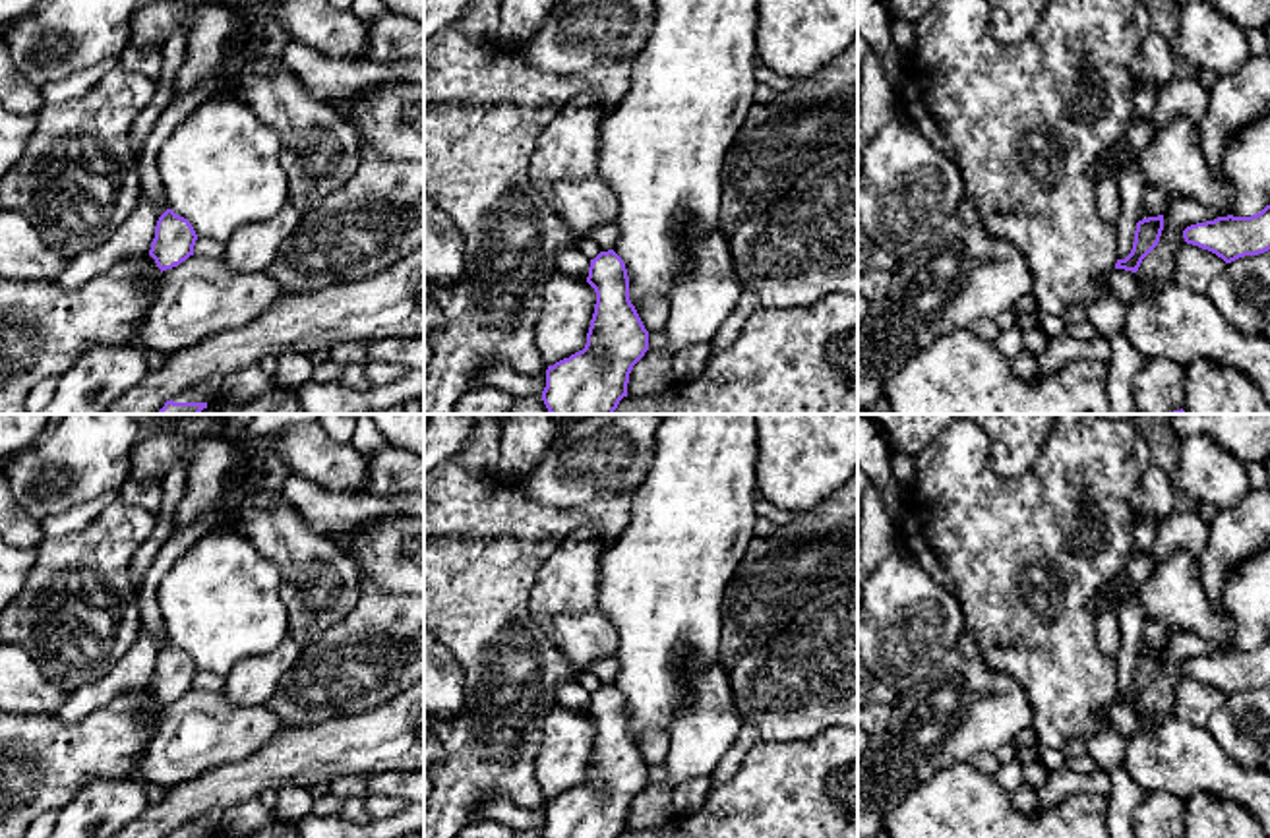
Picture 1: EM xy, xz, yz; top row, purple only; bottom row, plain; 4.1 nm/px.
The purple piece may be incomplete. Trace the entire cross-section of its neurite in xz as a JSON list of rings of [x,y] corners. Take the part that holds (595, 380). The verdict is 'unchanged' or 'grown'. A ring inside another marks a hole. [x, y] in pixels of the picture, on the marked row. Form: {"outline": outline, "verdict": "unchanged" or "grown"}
{"outline": [[[600,252],[590,259],[587,283],[596,292],[594,314],[583,350],[548,366],[542,401],[550,414],[614,414],[627,397],[633,366],[649,350],[649,331],[629,300],[629,277],[623,259],[614,252]]], "verdict": "unchanged"}

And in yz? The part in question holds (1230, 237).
{"outline": [[[1270,205],[1251,217],[1218,217],[1183,230],[1187,244],[1198,246],[1231,263],[1270,250]]], "verdict": "unchanged"}

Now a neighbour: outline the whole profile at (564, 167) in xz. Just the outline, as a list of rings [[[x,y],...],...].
[[[577,95],[542,132],[529,165],[532,186],[581,240],[618,213],[618,197],[598,168],[600,120],[598,95]]]

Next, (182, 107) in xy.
[[[234,52],[223,70],[209,81],[201,83],[197,89],[174,99],[159,116],[157,124],[149,132],[141,157],[139,157],[139,180],[143,194],[155,205],[157,217],[166,209],[166,195],[157,168],[157,153],[166,137],[184,122],[196,108],[205,105],[209,99],[223,95],[225,89],[232,87],[242,74],[242,54]]]

